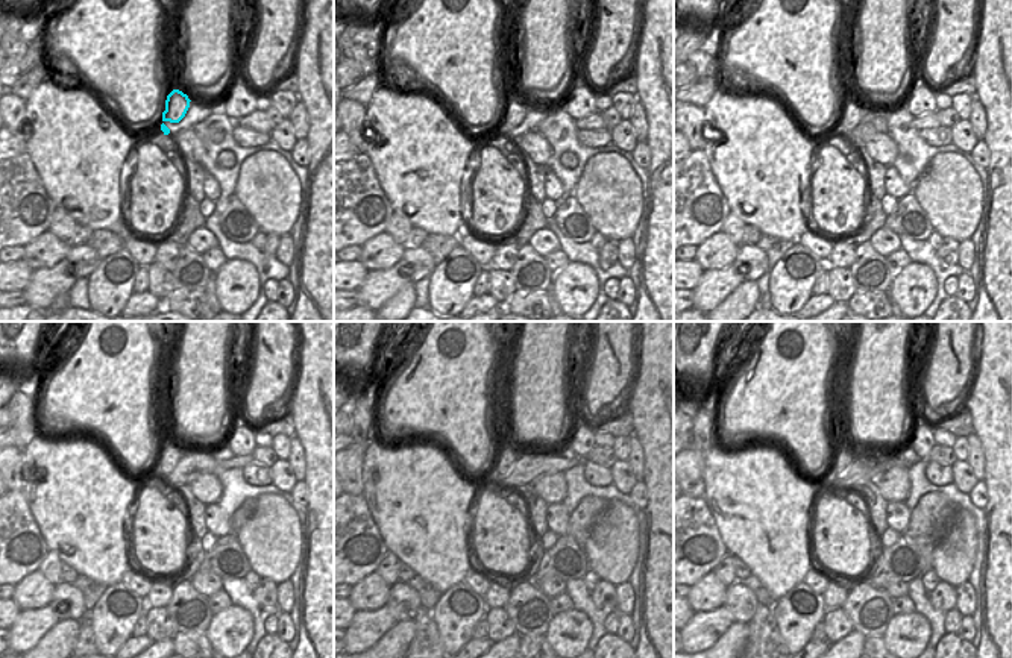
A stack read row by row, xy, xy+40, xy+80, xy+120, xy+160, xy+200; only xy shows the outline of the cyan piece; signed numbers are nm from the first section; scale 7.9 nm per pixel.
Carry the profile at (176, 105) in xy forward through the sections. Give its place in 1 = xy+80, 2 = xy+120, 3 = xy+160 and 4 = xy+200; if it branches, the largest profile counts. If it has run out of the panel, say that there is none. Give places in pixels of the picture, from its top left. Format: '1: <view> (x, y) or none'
1: xy+80 (851, 112)
2: xy+120 (170, 455)
3: xy+160 (506, 458)
4: xy+200 (844, 457)

